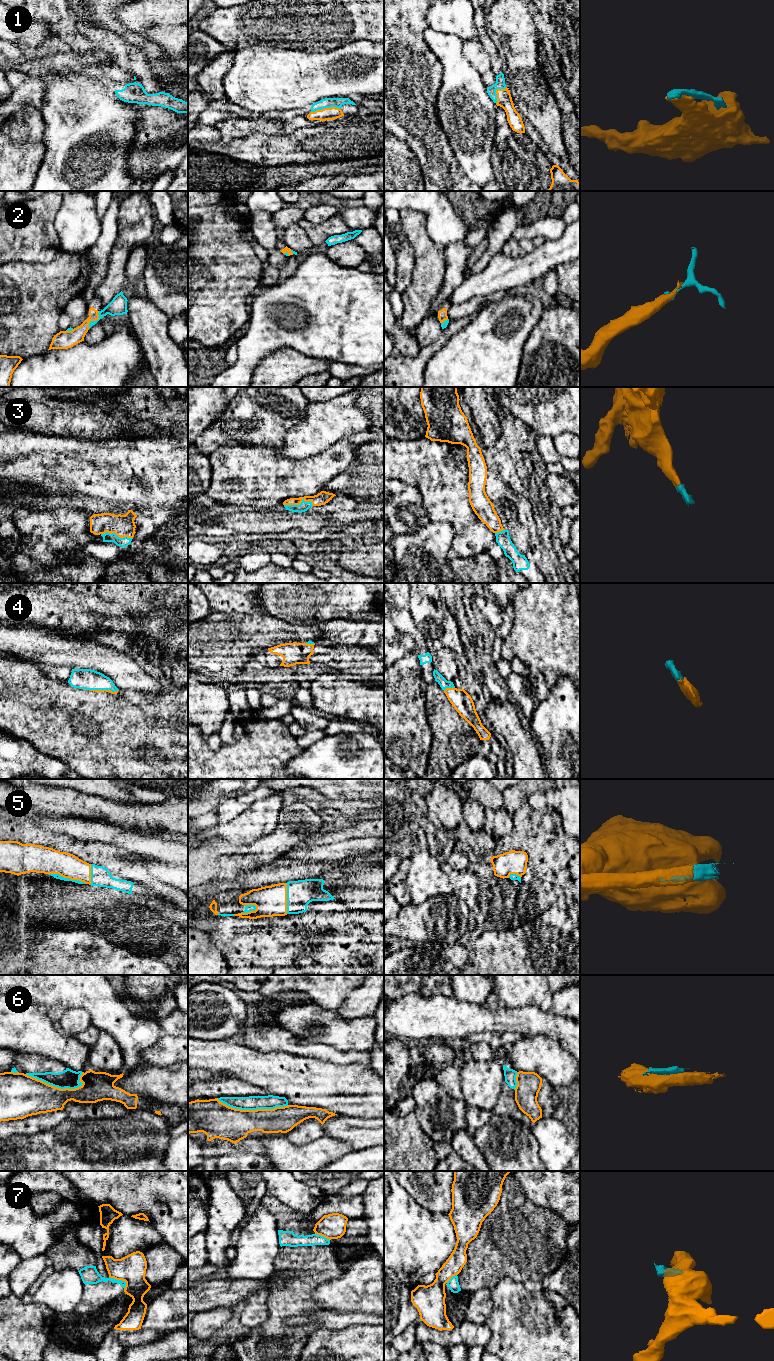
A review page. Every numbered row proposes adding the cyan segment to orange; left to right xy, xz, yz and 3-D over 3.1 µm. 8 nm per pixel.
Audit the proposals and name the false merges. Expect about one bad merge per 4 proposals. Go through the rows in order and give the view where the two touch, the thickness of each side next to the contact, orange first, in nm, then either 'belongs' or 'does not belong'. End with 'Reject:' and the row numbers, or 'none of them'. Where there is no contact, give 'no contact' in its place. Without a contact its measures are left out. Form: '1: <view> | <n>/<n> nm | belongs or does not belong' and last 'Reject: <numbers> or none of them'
1: xz | 100/80 nm | belongs
2: xy | 130/140 nm | belongs
3: xz | 100/80 nm | belongs
4: yz | 160/70 nm | belongs
5: xy | 220/50 nm | belongs
6: xy | 320/150 nm | does not belong
7: xy | 220/140 nm | does not belong
Reject: 6, 7

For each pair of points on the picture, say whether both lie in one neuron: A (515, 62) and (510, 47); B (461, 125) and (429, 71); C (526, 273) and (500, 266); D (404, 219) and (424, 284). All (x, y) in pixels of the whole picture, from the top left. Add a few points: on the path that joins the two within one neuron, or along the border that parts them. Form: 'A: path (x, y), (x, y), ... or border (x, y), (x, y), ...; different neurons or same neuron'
A: path (515, 58), (514, 51); same neuron
B: border (442, 66), (442, 80), (437, 95), (435, 112); different neurons
C: path (520, 272), (506, 272); same neuron
D: path (417, 235), (424, 248), (424, 268); same neuron

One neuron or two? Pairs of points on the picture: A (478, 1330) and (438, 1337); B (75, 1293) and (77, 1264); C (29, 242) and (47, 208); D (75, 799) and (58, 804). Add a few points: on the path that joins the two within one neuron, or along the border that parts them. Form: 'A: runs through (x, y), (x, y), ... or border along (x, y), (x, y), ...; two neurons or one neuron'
A: runs through (468, 1334), (448, 1337); one neuron
B: border along (57, 1269), (75, 1269), (84, 1284), (83, 1294); two neurons
C: runs through (32, 234), (35, 231), (35, 220), (39, 216); one neuron
D: runs through (71, 801), (62, 801); one neuron

